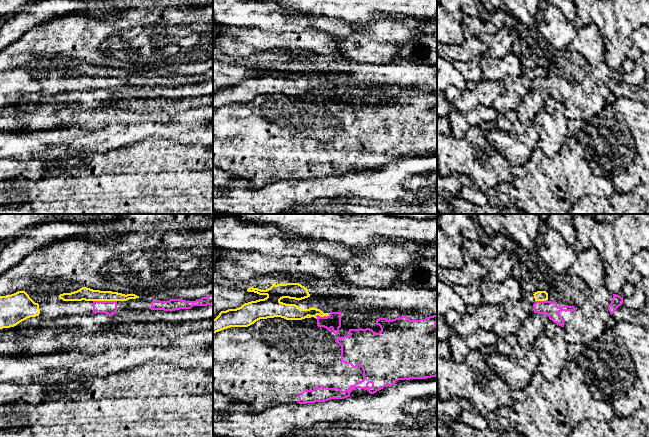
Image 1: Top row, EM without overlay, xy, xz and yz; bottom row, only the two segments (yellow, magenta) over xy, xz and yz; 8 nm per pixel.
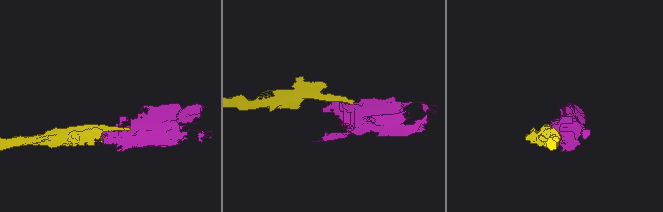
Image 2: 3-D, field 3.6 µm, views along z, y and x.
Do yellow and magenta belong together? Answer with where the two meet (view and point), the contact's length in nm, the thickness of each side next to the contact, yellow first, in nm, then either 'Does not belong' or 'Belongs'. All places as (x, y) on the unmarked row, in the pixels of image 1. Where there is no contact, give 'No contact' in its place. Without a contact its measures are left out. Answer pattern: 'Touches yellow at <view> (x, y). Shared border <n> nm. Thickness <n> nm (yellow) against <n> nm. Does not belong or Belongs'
Touches yellow at xy (105, 76). Shared border 190 nm. Thickness 110 nm (yellow) against 110 nm. Does not belong

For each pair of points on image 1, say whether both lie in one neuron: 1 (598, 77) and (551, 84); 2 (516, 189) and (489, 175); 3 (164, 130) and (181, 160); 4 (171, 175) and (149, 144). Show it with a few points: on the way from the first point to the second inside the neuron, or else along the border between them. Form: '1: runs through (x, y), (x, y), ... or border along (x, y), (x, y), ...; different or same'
1: runs through (586, 84), (572, 87), (563, 84); same
2: border along (511, 167), (513, 179), (494, 188); different
3: border along (144, 137), (173, 136), (175, 138); different
4: runs through (165, 167), (153, 155), (153, 152); same

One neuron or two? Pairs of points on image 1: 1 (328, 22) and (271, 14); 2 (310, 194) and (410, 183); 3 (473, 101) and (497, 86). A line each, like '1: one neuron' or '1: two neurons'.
1: one neuron
2: one neuron
3: one neuron

